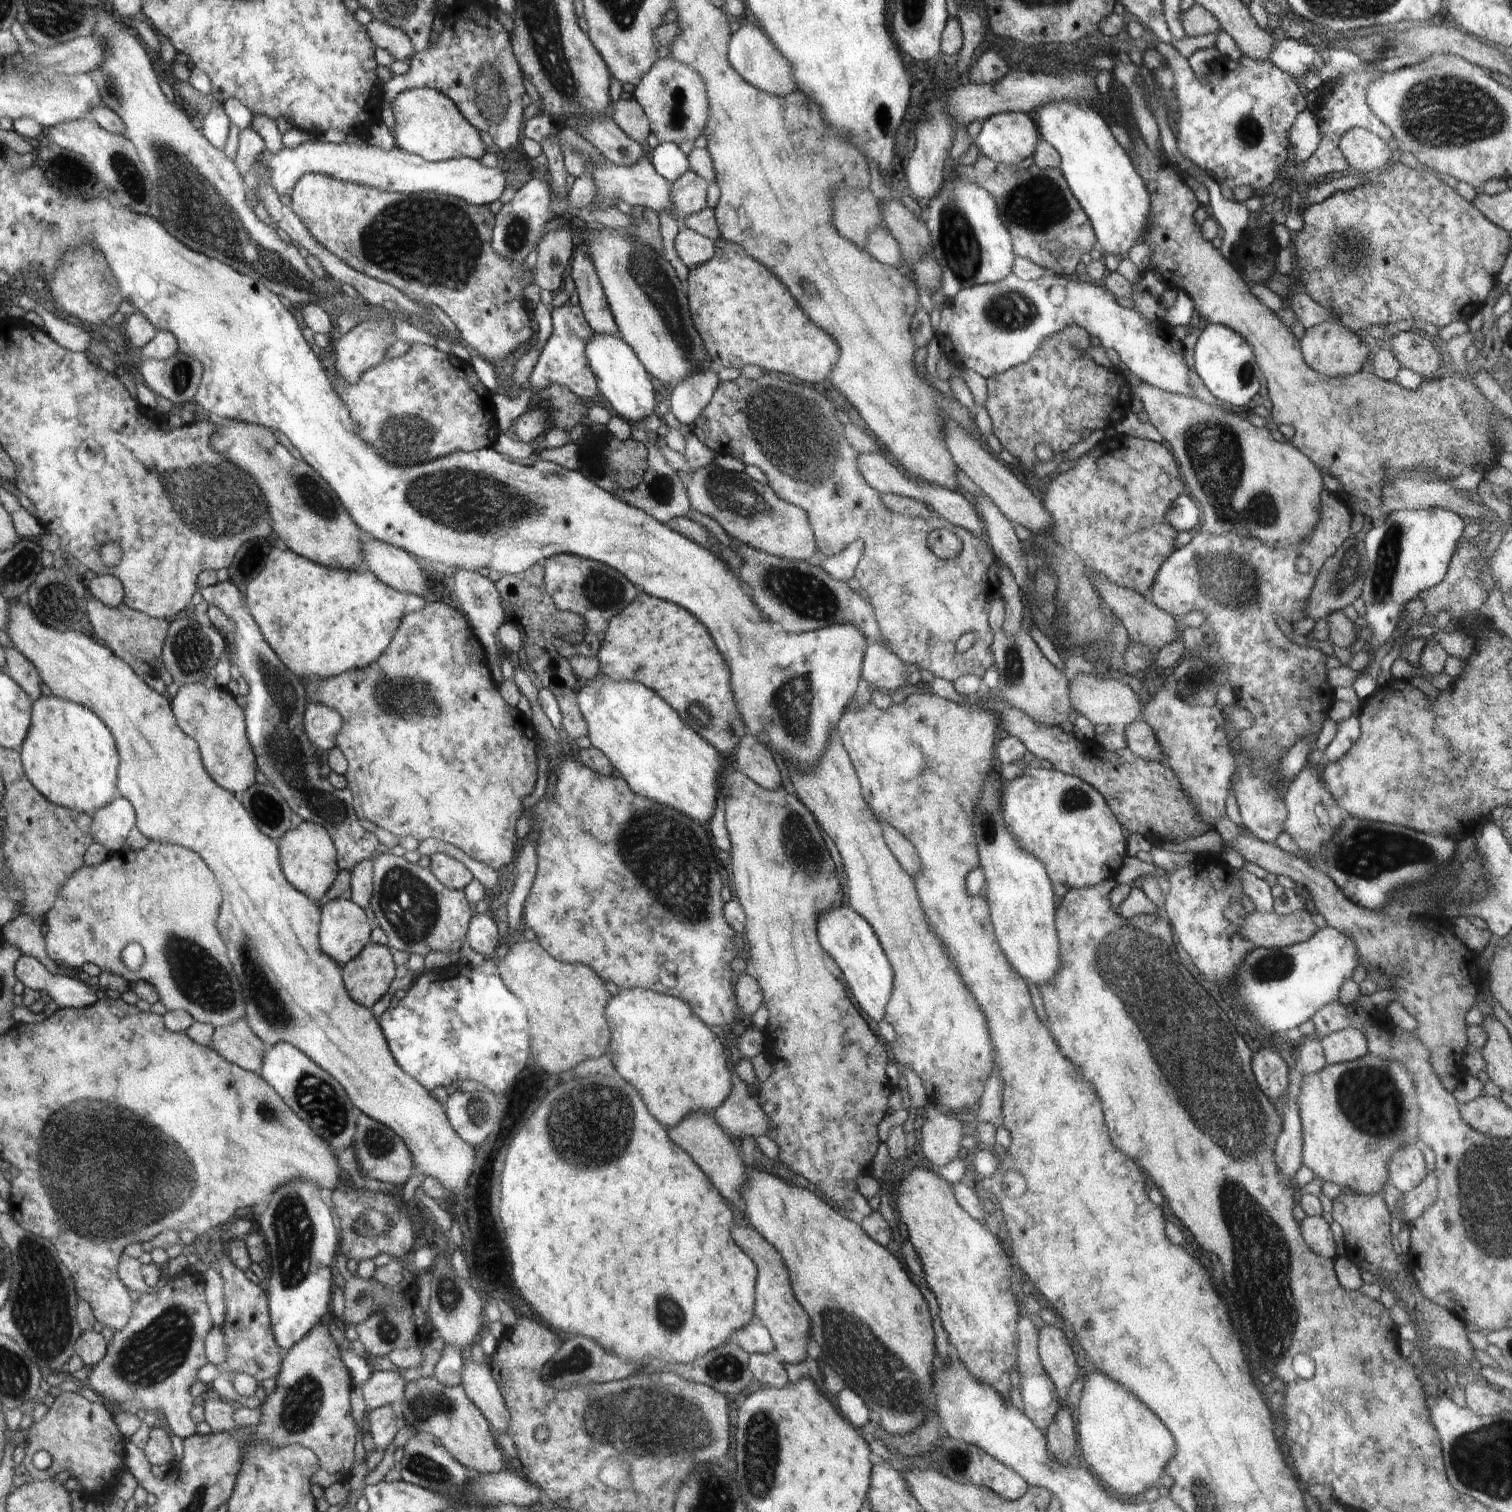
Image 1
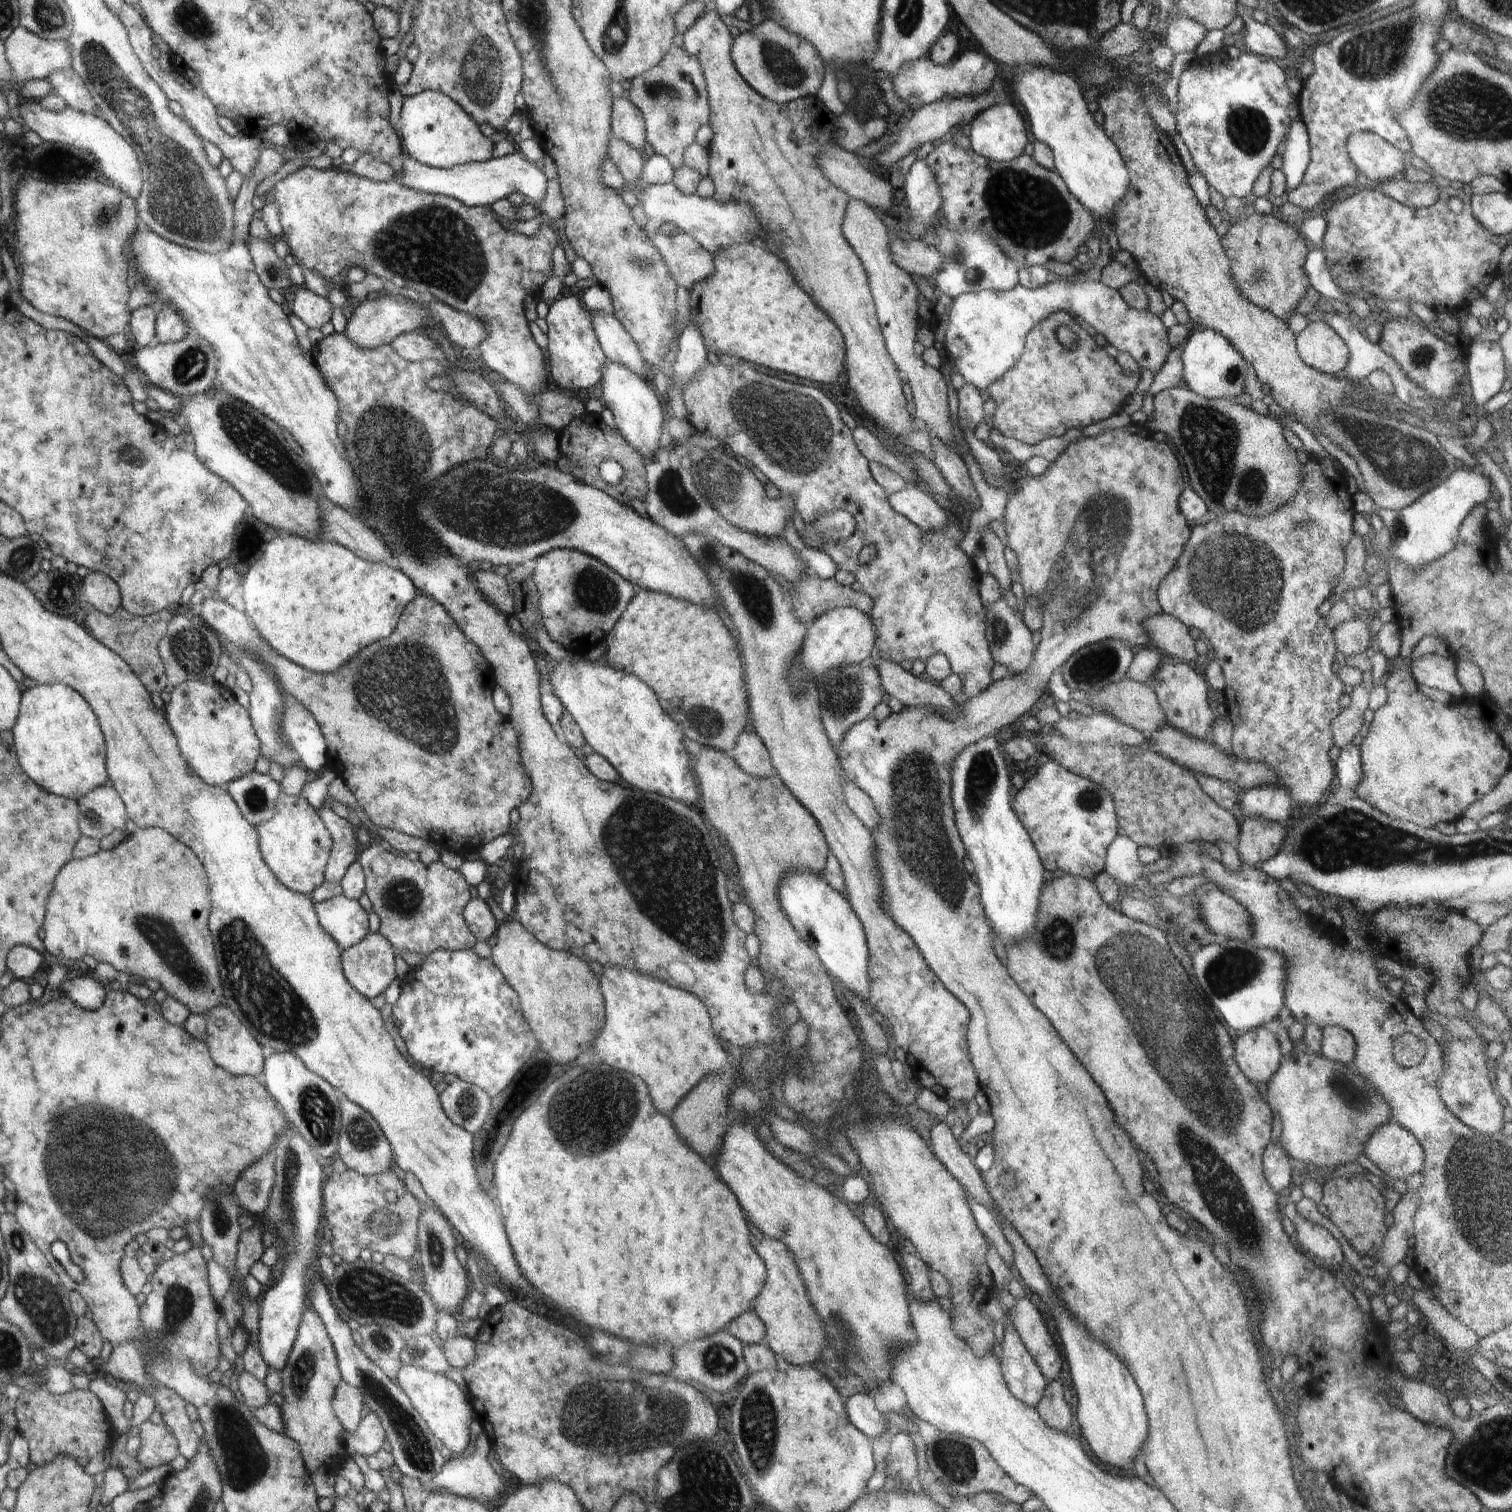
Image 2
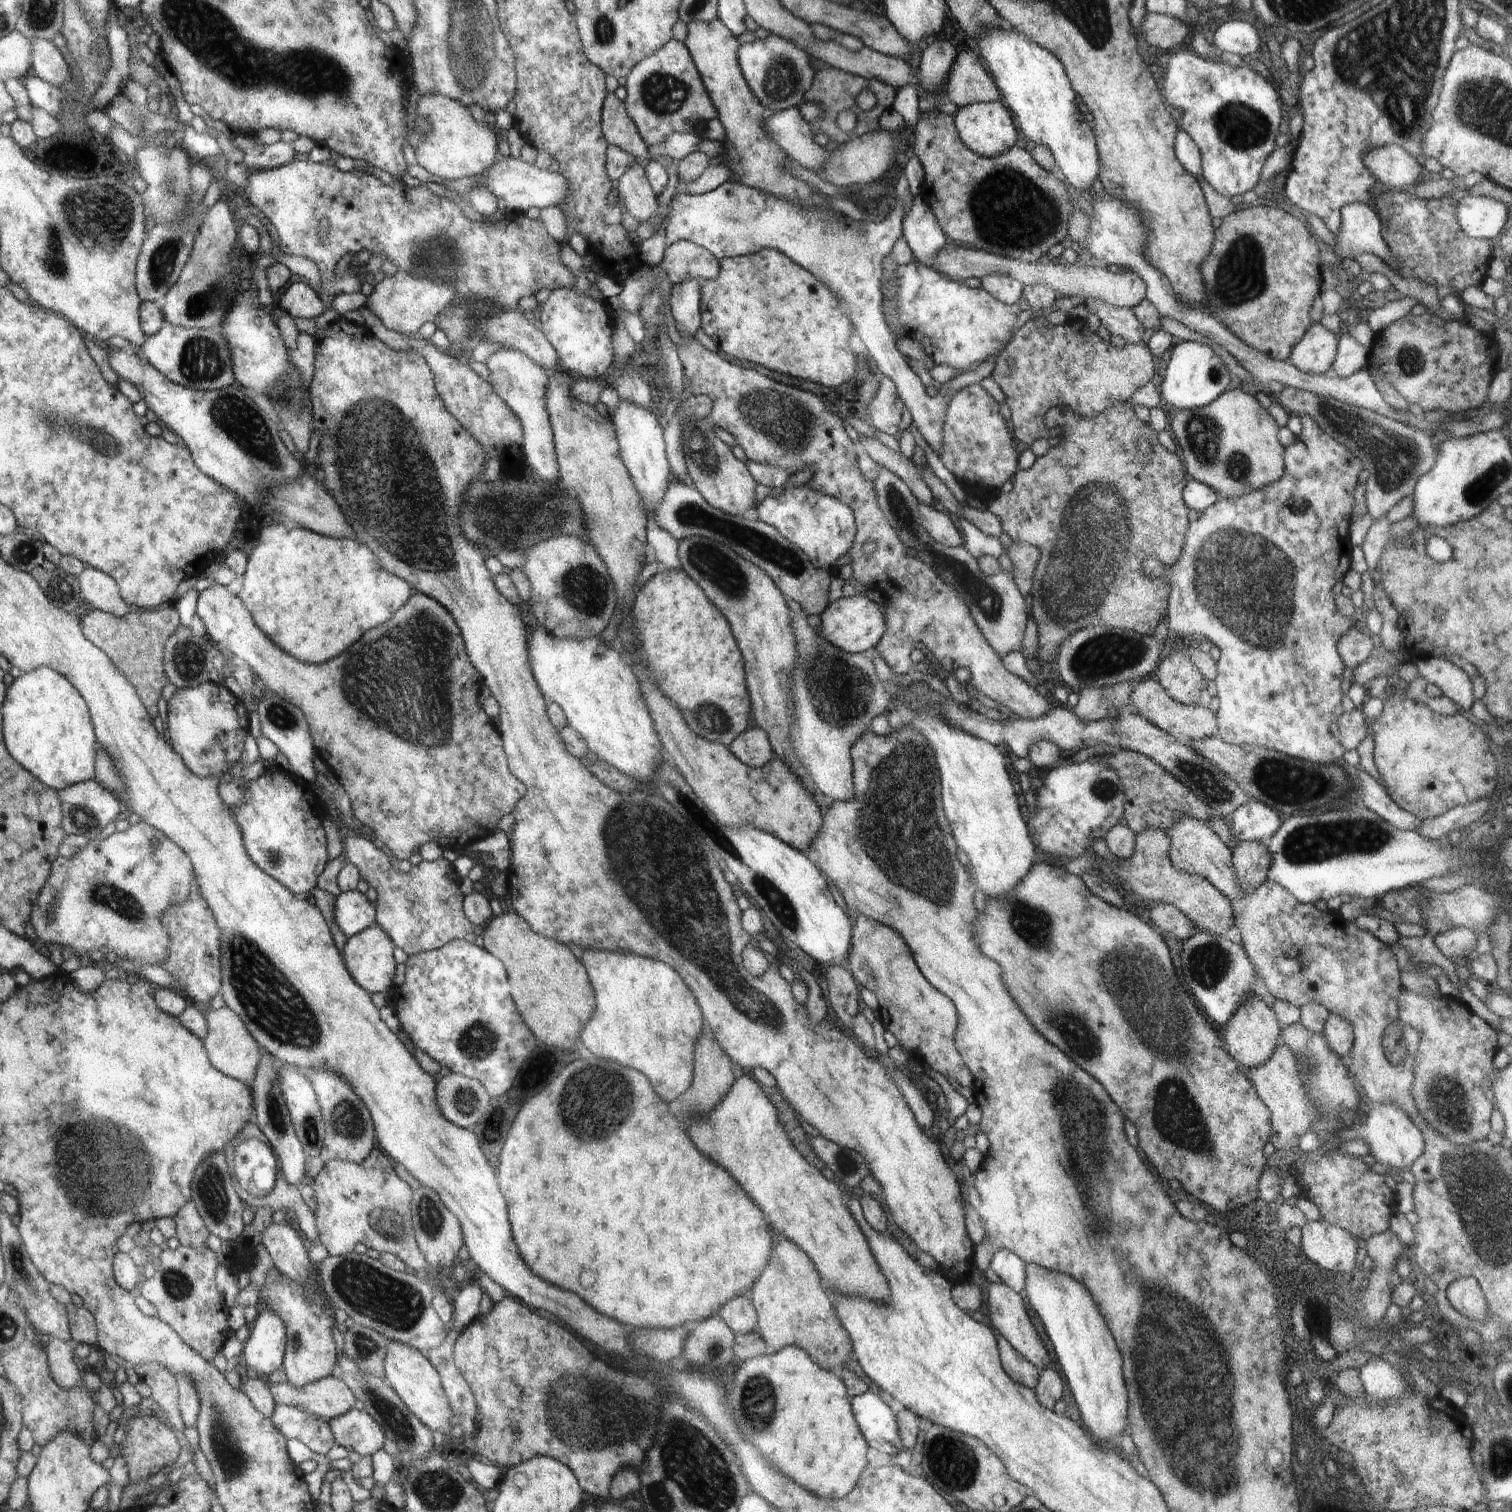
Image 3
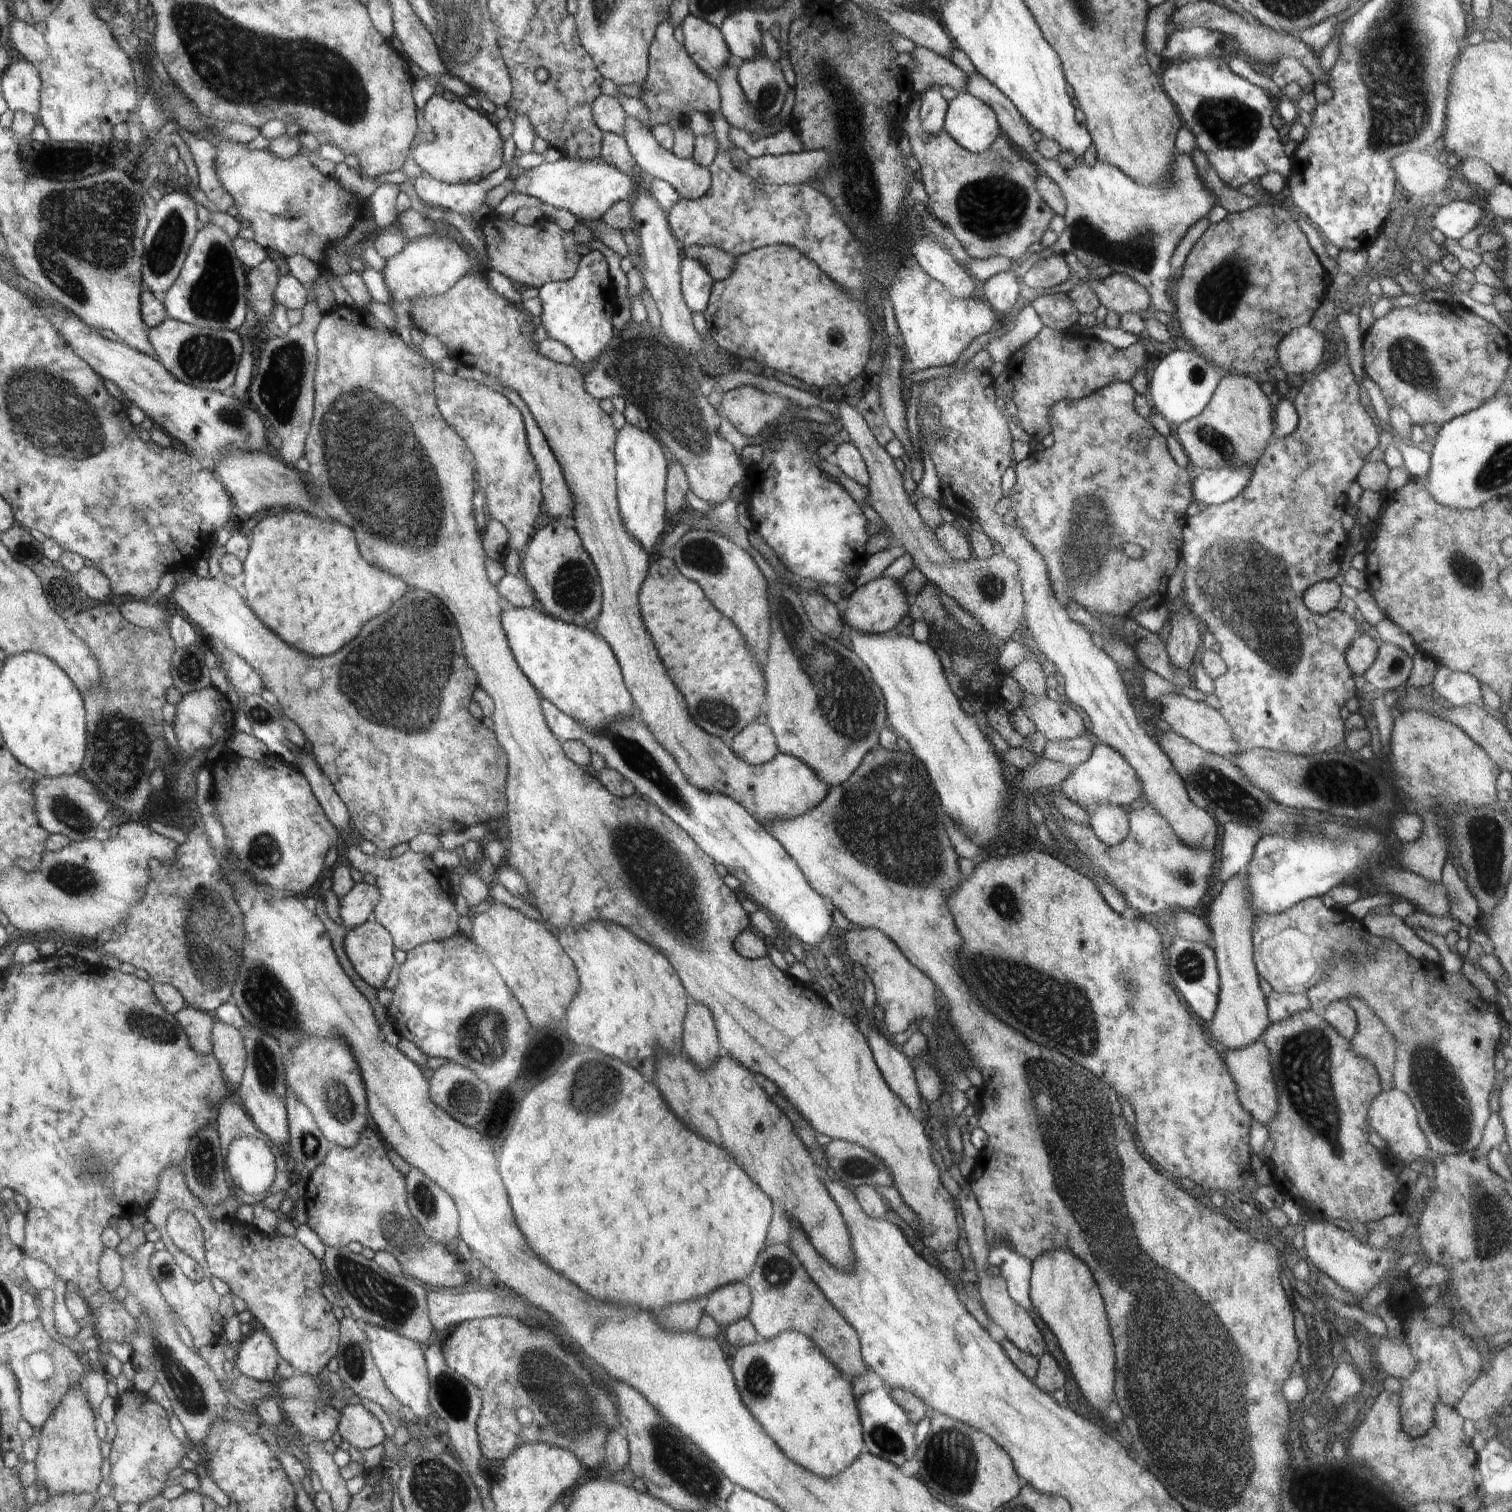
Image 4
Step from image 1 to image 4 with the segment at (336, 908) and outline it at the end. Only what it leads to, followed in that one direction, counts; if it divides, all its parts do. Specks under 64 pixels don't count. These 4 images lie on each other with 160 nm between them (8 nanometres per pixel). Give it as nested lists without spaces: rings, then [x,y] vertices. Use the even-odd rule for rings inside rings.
[[[356,882],[344,898],[339,898],[340,918],[344,927],[354,928],[368,922],[368,916],[379,905],[382,894],[376,886],[366,882]]]

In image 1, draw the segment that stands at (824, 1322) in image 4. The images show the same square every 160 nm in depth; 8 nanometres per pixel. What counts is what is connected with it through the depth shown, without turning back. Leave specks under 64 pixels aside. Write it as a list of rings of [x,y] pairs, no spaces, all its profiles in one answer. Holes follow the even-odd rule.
[[[736,1226],[732,1228],[732,1236],[736,1236],[736,1244],[744,1248],[756,1260],[756,1268],[760,1268],[760,1284],[756,1286],[756,1317],[771,1334],[775,1346],[775,1356],[782,1363],[800,1364],[807,1358],[807,1345],[810,1340],[810,1318],[792,1292],[792,1284],[784,1262],[776,1248],[768,1244],[754,1228]]]

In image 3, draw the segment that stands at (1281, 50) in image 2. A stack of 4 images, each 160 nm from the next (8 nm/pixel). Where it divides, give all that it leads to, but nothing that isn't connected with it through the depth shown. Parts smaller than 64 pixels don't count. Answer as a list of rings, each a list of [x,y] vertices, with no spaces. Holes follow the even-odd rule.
[[[1234,20],[1222,24],[1215,32],[1214,45],[1223,52],[1244,57],[1261,49],[1259,27],[1248,22]]]

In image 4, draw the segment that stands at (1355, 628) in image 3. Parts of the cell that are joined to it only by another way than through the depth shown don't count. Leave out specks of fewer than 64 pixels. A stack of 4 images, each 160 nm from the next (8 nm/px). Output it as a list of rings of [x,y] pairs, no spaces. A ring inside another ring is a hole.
[[[1366,630],[1352,644],[1346,652],[1346,663],[1354,676],[1363,676],[1366,670],[1374,664],[1380,640],[1372,631]]]

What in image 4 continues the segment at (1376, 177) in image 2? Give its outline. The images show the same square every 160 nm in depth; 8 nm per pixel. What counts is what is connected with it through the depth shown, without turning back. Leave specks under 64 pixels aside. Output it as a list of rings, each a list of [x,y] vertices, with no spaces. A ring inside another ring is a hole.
[[[1419,149],[1398,154],[1392,162],[1392,168],[1394,168],[1394,174],[1396,174],[1396,182],[1400,183],[1403,190],[1412,196],[1432,196],[1440,192],[1450,191],[1450,186],[1446,188],[1448,168],[1444,164],[1440,164],[1434,156],[1430,156],[1430,154]]]

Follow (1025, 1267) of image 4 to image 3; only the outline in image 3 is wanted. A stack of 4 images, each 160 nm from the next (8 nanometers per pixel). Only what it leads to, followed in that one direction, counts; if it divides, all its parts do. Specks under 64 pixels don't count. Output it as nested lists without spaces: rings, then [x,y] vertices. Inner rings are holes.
[[[1000,1249],[993,1255],[989,1268],[991,1268],[1002,1282],[1020,1294],[1026,1286],[1025,1263],[1014,1252]]]

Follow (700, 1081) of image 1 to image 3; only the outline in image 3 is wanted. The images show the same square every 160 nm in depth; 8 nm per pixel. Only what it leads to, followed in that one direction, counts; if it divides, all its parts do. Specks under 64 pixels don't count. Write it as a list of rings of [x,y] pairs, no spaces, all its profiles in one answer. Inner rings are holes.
[[[588,950],[584,952],[584,964],[588,964],[588,972],[592,972],[592,984],[596,984],[596,996],[600,996],[600,1012],[596,1012],[596,1020],[592,1020],[592,1024],[584,1028],[584,1036],[580,1036],[584,1046],[594,1056],[614,1060],[628,1068],[636,1068],[646,1076],[652,1076],[652,1084],[656,1084],[656,1092],[660,1092],[664,1100],[672,1102],[682,1096],[692,1084],[694,1046],[702,1036],[704,1024],[701,1006],[698,1006],[698,1000],[688,990],[686,982],[670,966],[632,954]]]

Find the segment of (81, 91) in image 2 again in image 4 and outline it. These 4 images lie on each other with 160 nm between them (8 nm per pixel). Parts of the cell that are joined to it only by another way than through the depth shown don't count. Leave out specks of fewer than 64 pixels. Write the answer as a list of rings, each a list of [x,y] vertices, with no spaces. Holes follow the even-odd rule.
[[[15,16],[11,20],[10,45],[16,56],[35,66],[50,56],[44,35],[36,30],[35,25],[24,23]]]

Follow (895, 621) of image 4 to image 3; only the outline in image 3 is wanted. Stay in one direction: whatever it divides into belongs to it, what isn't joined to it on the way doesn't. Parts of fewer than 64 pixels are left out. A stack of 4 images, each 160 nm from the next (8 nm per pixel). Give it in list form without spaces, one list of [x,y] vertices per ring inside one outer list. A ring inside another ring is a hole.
[[[864,593],[850,598],[840,598],[828,604],[826,610],[820,614],[820,628],[817,636],[826,643],[835,645],[846,653],[864,653],[874,650],[885,634],[886,608],[880,607],[874,600],[870,600]]]

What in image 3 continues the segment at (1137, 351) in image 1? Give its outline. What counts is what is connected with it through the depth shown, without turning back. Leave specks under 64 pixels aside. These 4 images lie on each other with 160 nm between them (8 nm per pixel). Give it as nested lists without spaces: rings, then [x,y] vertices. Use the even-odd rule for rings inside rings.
[[[915,259],[906,266],[902,264],[896,266],[896,272],[894,272],[894,274],[896,274],[896,306],[898,306],[898,320],[900,320],[900,324],[902,324],[902,328],[904,328],[906,336],[918,342],[918,344],[922,347],[922,350],[924,350],[935,364],[950,366],[952,369],[958,368],[958,370],[965,370],[964,372],[976,370],[980,364],[984,364],[984,362],[986,362],[988,358],[992,358],[996,352],[1002,352],[1004,348],[1012,342],[1012,338],[1015,335],[1016,330],[1018,330],[1018,315],[1021,312],[1019,304],[1024,301],[1024,299],[1020,300],[1018,304],[1014,304],[1012,306],[1003,304],[1002,302],[992,298],[992,296],[990,296],[983,287],[969,288],[968,286],[964,286],[964,284],[960,284],[958,281],[949,280],[942,274],[935,272],[933,269],[920,264],[920,262],[916,262]],[[1096,303],[1096,316],[1112,335],[1122,336],[1126,340],[1126,344],[1145,344],[1144,331],[1146,328],[1133,314],[1132,309],[1114,308],[1108,304]]]

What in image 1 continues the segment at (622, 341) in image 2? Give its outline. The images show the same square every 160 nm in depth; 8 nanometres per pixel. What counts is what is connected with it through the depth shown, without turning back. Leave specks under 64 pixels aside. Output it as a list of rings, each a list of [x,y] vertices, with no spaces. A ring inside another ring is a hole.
[[[583,244],[575,251],[570,268],[572,280],[576,285],[575,293],[580,299],[579,306],[595,334],[612,334],[620,337],[603,286]]]

